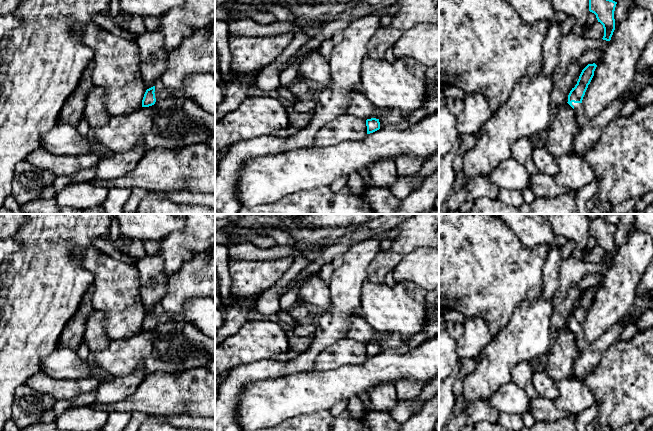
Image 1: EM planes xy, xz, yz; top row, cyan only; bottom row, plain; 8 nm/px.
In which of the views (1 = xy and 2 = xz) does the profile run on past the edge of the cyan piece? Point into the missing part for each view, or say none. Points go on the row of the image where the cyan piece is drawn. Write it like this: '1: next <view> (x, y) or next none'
1: next none
2: next none

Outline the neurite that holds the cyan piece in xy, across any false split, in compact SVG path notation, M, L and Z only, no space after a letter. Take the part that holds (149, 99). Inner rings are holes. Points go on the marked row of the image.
M155 86L146 90L143 100L142 100L142 107L149 107L155 104Z

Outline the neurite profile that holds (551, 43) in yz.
M558 24L548 25L547 35L543 42L542 72L546 76L552 76L559 63L559 46L563 37L561 27Z

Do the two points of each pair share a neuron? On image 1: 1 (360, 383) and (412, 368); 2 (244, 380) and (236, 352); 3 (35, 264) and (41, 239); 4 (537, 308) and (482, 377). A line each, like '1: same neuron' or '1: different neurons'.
1: same neuron
2: different neurons
3: same neuron
4: same neuron

